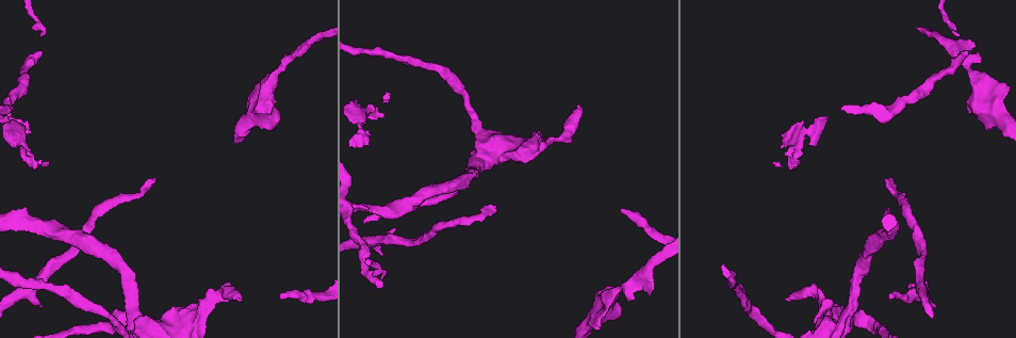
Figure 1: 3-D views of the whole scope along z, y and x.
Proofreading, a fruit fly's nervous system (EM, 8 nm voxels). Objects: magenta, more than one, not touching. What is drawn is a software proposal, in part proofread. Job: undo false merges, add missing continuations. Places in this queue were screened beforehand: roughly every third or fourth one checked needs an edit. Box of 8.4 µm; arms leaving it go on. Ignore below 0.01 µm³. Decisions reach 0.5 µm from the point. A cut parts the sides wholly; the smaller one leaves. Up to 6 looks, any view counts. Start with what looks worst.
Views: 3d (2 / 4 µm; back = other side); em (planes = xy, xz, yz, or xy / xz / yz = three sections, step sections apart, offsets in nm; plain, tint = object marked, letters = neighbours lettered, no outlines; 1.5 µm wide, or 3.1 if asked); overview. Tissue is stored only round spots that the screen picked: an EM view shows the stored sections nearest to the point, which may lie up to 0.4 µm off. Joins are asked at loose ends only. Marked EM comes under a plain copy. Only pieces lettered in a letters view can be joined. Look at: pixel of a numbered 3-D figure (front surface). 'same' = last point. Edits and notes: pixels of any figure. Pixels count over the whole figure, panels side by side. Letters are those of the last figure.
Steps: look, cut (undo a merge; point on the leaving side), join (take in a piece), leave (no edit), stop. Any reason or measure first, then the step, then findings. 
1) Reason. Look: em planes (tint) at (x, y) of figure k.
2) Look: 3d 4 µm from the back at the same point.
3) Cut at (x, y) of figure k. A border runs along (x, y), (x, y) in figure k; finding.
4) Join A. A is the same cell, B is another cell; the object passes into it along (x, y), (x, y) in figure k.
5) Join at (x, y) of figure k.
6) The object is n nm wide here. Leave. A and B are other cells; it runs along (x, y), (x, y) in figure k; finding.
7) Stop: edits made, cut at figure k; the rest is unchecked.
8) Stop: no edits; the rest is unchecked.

An open end. Look: 3d 4 µm at (43, 307) of figure 1.

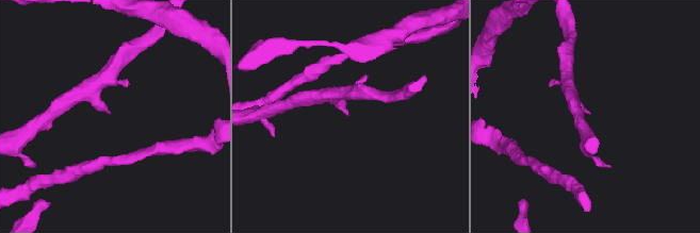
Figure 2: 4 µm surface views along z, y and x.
Now the EM. Look: em xy step 8 (tint) at (350, 115) of figure 2.

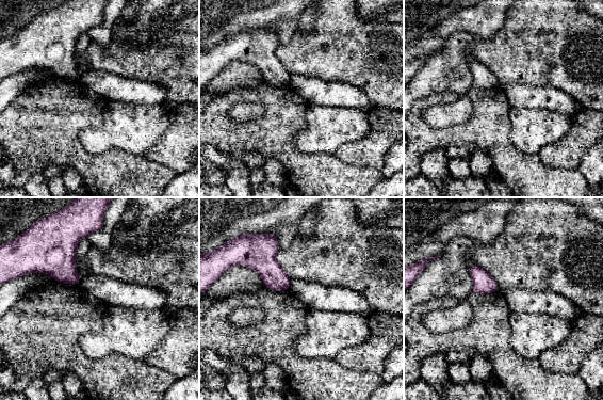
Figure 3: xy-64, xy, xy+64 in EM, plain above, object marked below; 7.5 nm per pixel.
Another direction. Look: em planes (letters) at the same point.

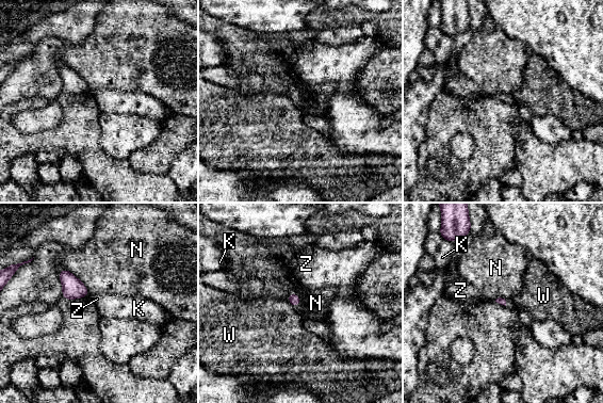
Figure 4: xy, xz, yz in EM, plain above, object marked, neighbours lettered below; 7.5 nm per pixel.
Leave. K, N, W and Z are other cells; none of them fits.

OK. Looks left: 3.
Three-way junction. Look: em planes (tint) at (133, 314) of figure 1.

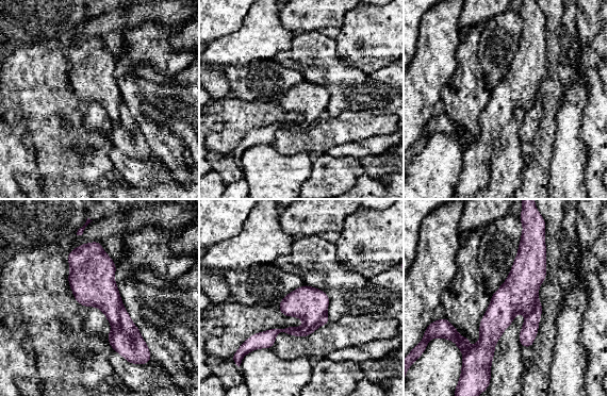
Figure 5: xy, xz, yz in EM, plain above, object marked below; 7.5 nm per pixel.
Look: em planes (letters) at the same point.

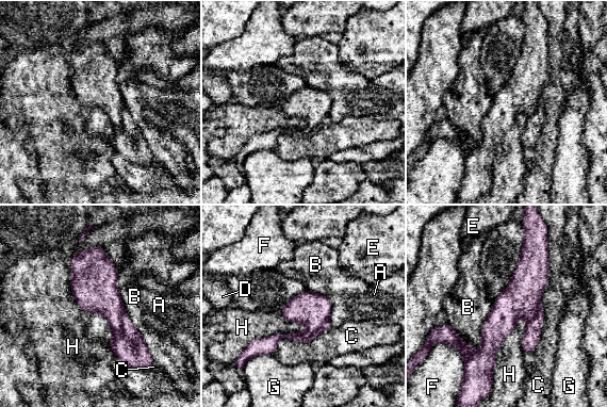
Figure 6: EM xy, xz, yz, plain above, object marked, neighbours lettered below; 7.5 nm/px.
The object is 260 nm wide here. Cut at (102, 296) of figure 6. A, B, C, D, E, F, G and H are other cells; the part that leaves runs along (535, 249), (524, 292), (481, 364) in figure 6; two neurons meet here.

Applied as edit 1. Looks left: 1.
Tapers out. Look: em planes (letters) at (973, 45) of figure 1.

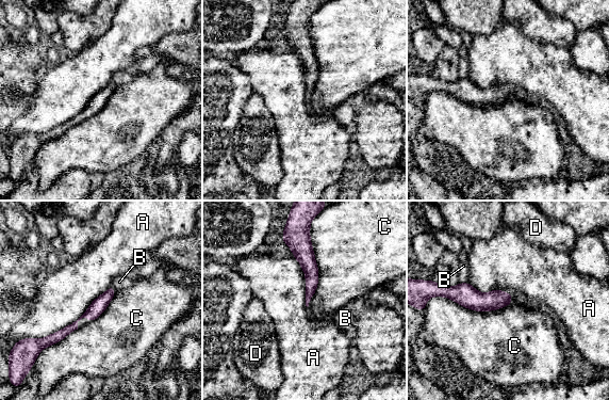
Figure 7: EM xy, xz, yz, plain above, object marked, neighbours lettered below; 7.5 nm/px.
The object is 90 nm wide here. Leave. A, B, C and D are other cells; it runs along (112, 290), (55, 339) in figure 7; no lettered piece goes on from it.

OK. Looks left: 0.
Stop: edits made, cut at figure 6; the rest is unchecked.

